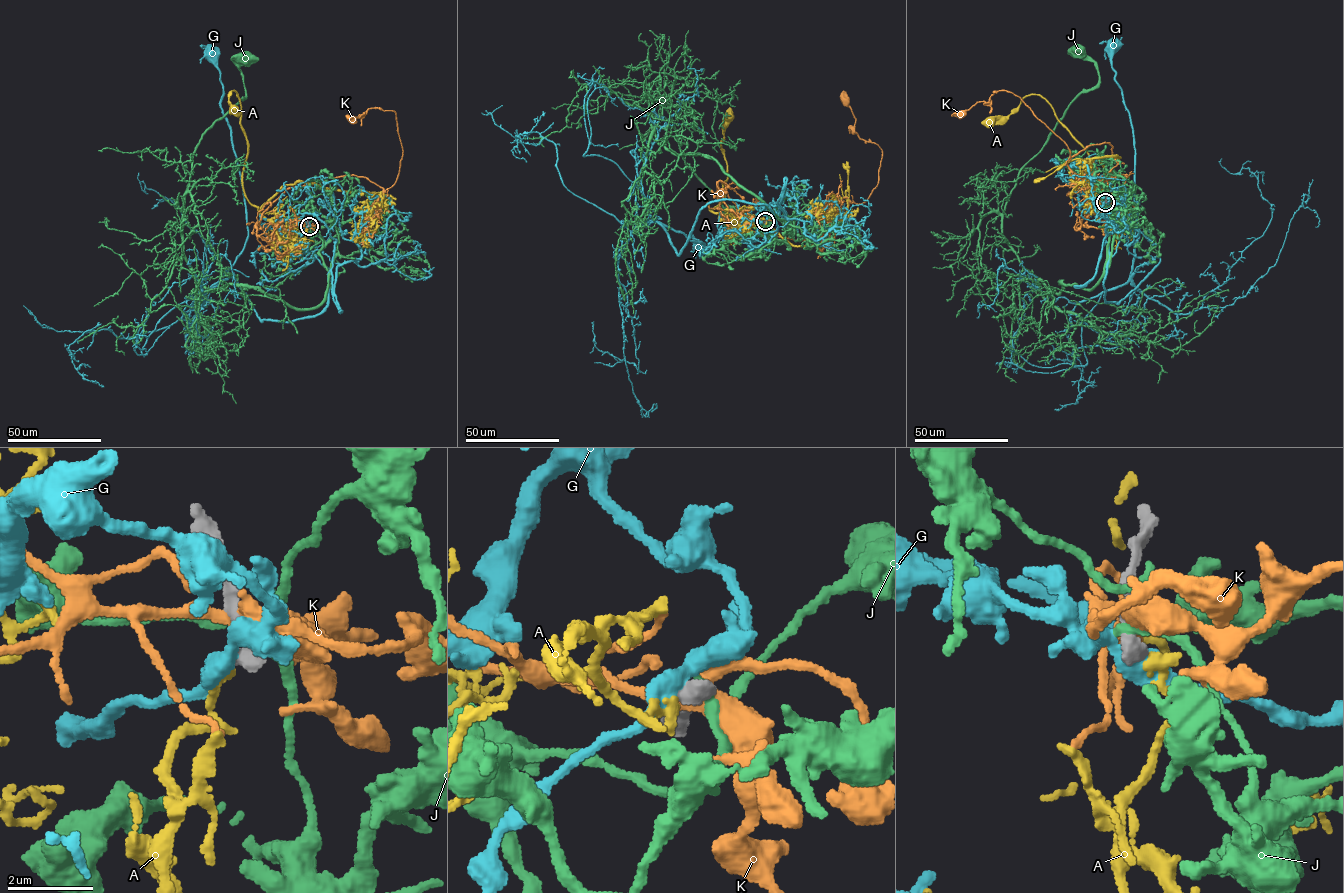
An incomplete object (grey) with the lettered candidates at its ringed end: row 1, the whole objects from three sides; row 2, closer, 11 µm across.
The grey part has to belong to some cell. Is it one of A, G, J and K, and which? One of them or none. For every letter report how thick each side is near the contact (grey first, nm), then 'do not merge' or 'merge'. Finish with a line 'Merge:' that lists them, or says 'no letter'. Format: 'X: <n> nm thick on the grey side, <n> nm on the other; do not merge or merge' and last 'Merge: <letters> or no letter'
A: 400 nm thick on the grey side, 260 nm on the other; do not merge
G: 440 nm thick on the grey side, 460 nm on the other; do not merge
J: 480 nm thick on the grey side, 180 nm on the other; do not merge
K: 420 nm thick on the grey side, 380 nm on the other; do not merge
Merge: no letter

